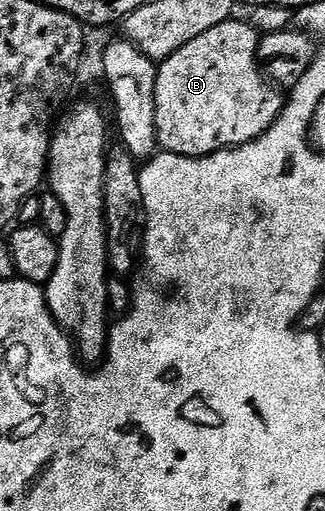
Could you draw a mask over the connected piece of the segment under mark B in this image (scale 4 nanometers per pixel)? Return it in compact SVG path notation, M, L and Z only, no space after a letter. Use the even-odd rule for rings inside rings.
M234 17L223 25L215 25L215 29L207 29L207 33L195 37L195 41L187 41L183 49L171 53L157 68L157 80L155 81L155 133L157 134L157 146L162 152L171 155L182 155L188 159L198 159L204 155L213 155L216 151L225 151L229 147L238 147L244 143L250 143L259 138L280 116L283 106L283 95L274 84L270 83L261 74L261 66L257 64L257 41L259 33L253 27L252 22L240 23L240 18Z

